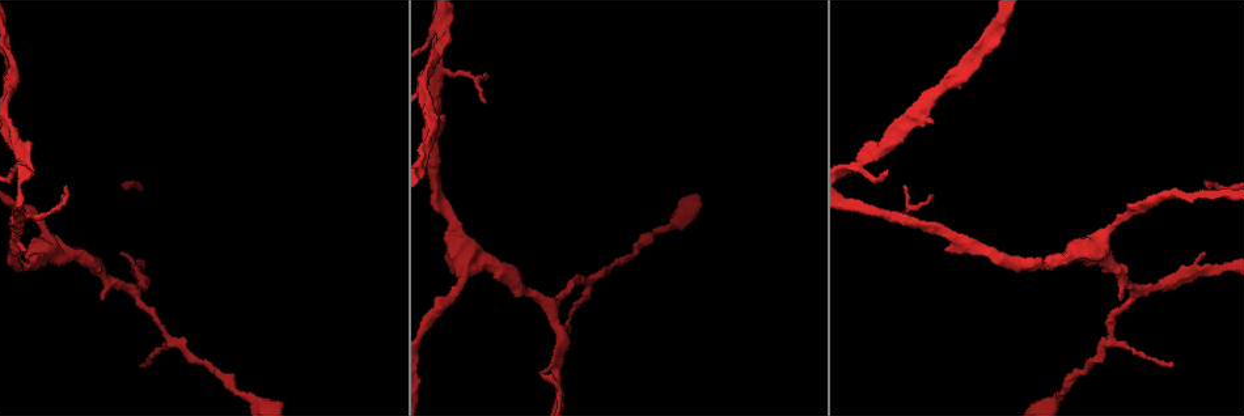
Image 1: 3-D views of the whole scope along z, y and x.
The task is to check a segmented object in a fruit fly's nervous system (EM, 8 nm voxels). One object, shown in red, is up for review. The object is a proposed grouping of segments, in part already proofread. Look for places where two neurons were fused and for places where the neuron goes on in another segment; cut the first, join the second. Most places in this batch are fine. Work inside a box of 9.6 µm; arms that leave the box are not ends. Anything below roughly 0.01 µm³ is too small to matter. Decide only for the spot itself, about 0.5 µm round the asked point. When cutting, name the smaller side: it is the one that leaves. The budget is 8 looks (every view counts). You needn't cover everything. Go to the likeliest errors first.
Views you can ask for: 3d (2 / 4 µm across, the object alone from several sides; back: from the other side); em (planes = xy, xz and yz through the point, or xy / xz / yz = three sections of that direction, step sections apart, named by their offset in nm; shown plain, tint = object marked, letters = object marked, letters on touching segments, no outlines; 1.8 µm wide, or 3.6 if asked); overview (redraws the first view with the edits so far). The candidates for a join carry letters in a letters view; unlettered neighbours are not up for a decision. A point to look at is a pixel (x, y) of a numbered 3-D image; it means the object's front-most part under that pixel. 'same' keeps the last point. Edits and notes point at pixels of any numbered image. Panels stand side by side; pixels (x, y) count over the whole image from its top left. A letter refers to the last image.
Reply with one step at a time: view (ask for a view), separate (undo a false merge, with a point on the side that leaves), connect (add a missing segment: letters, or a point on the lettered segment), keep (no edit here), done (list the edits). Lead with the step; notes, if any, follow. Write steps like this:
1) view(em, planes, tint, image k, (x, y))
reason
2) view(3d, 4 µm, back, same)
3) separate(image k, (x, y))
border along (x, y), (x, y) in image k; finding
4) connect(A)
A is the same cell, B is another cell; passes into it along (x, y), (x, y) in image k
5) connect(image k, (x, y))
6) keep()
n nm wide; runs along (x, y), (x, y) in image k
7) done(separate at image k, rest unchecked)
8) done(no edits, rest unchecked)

view(em, xy, step 8, tint, image 1, (124, 256))
an open end

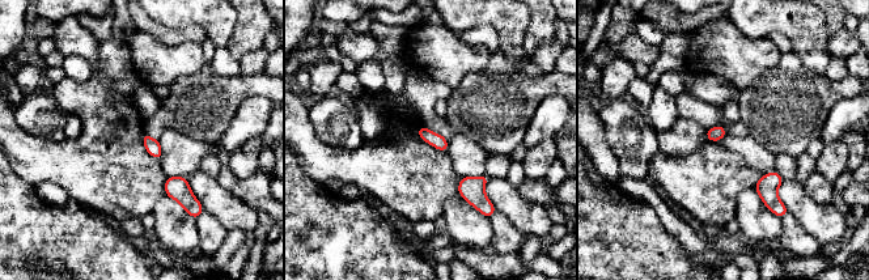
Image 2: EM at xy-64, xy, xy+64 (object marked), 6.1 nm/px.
view(em, planes, letters, same)
another direction

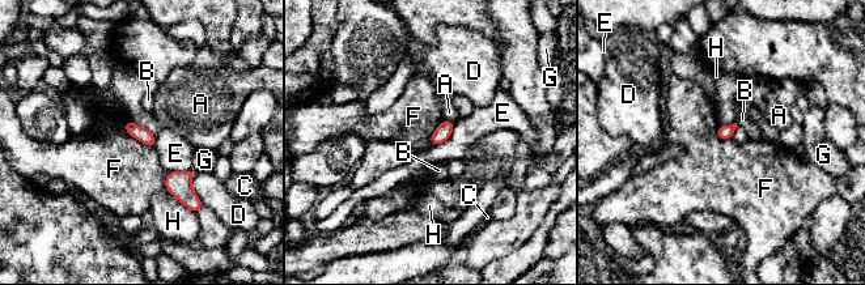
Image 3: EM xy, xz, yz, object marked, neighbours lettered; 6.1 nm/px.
keep()
A, B, C, D, E, F, G and H are other cells; none of them fits

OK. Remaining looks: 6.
view(3d, 4 µm, image 1, (1052, 264))
calibre changes

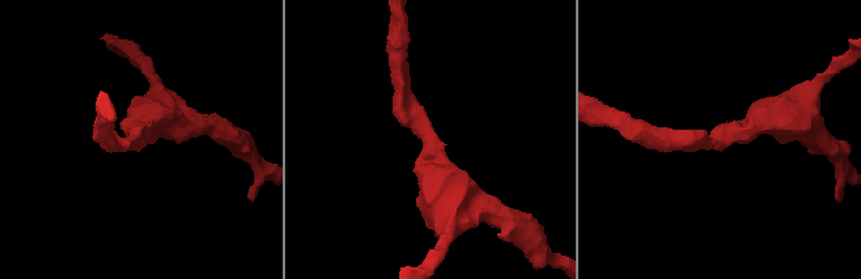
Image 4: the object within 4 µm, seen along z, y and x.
view(em, planes, plain, image 4, (138, 139))
arms of 220, 500 nm; need the tissue

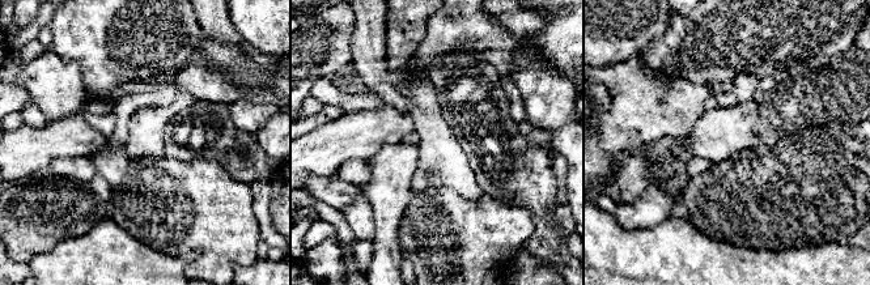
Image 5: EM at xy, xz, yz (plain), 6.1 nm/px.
view(em, planes, letters, same)
what lies round it

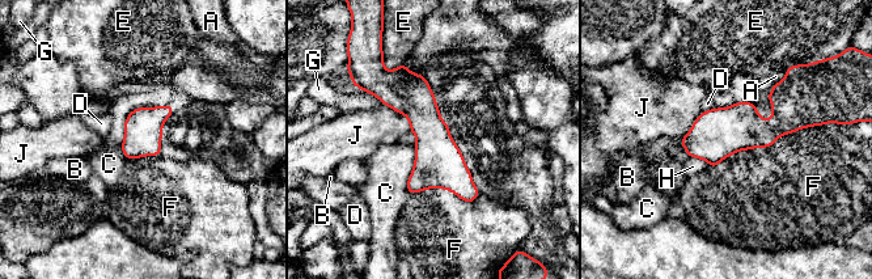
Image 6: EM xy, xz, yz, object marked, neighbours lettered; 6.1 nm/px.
keep()
A, B, C, D, E, F, G, H and J are other cells; border along (816, 125), (712, 169) in image 6; continuous, no second neuron

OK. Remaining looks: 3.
view(em, xz, step 4, tint, image 1, (898, 217))
thick turns thin

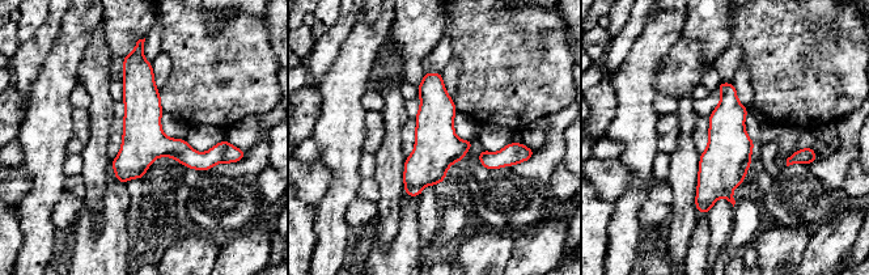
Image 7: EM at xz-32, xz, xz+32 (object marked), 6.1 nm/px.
view(em, planes, letters, same)

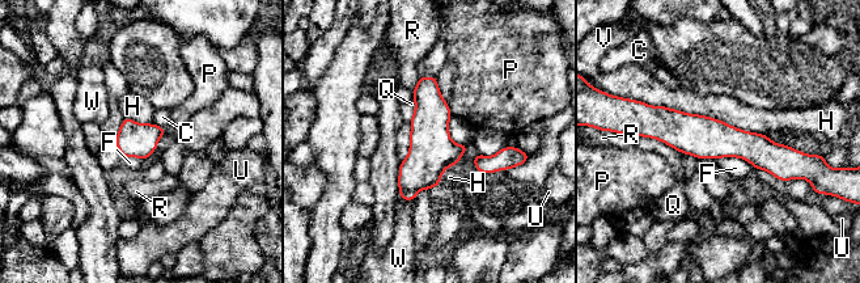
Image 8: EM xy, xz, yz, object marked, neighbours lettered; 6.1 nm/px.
keep()
C, F, H, P, Q, R, U, V and W are other cells; runs along (645, 126), (799, 160) in image 8; continuous, no second neuron

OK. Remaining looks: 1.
view(em, planes, letters, image 1, (142, 364))
tapers out

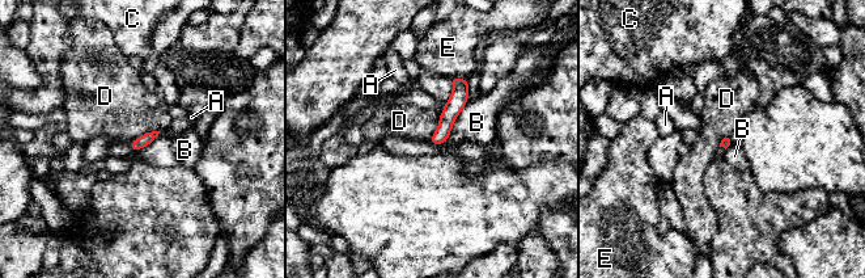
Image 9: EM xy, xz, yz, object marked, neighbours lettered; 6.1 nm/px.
keep()
A, B, C, D and E are other cells; border along (158, 130), (144, 133), (128, 144) in image 9; no lettered segment goes on from it

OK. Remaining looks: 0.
done(no edits, rest unchecked)

